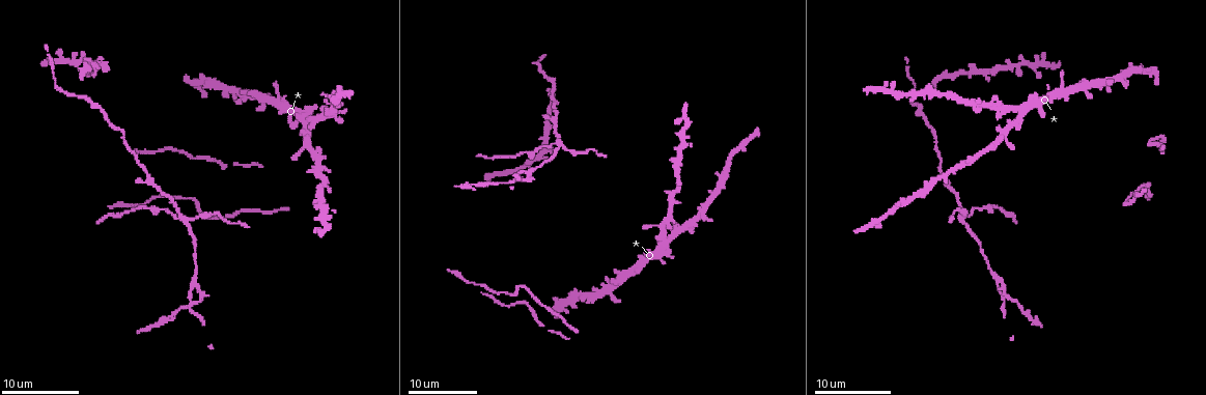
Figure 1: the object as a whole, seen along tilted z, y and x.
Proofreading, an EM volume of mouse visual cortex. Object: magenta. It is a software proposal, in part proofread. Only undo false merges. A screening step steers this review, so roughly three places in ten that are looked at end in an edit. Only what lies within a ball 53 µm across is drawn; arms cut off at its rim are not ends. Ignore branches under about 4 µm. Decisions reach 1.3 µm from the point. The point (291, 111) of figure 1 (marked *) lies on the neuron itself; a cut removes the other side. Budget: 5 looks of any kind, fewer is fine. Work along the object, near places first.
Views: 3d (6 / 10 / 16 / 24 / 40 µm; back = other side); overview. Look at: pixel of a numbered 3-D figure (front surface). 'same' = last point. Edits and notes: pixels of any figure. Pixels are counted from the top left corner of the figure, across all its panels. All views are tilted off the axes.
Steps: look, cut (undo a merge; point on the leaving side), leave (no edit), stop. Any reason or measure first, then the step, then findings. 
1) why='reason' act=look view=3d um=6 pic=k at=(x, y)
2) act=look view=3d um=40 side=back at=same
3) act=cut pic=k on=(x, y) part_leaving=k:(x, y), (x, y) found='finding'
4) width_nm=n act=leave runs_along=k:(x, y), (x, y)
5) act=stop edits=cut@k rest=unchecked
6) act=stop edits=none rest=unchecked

why='four arms meet' act=look view=3d um=24 pic=1 at=(560, 144)

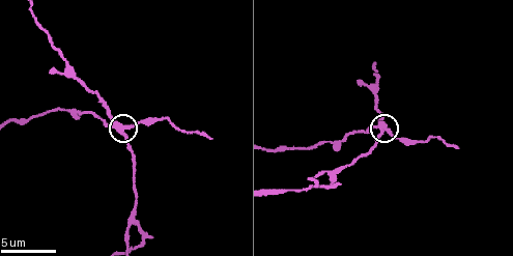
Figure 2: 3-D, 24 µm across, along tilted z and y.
why='zoom in' act=look view=3d um=10 pic=2 at=(380, 127)

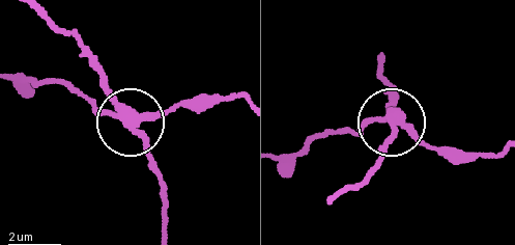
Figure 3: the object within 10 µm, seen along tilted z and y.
side_arm_um=24 act=cut pic=3 on=(95, 114) part_leaving=3:(125, 118), (98, 110), (58, 83), (19, 77) found='a second neuron is stuck on'

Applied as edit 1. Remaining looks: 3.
act=look view=overview

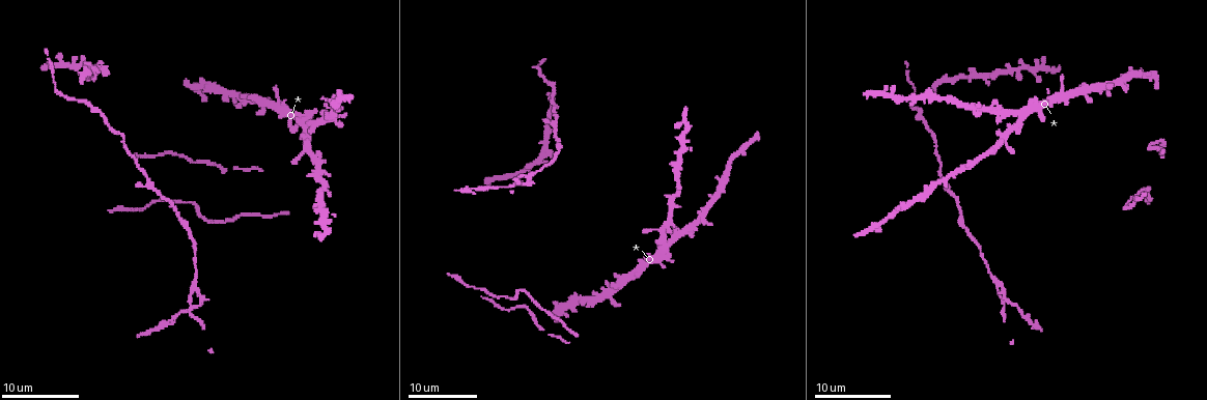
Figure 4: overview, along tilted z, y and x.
why='arms part here' act=look view=3d um=16 pic=4 at=(998, 284)

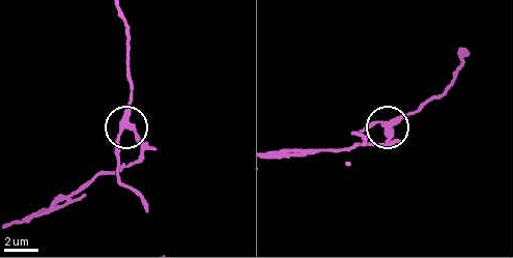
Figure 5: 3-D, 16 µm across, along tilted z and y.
act=look view=3d um=6 pic=5 at=(388, 132)

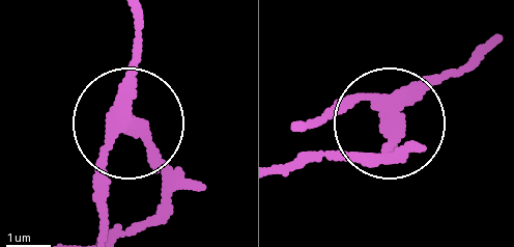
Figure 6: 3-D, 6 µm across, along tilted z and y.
side_arm_um=6 act=cut pic=6 on=(163, 161) part_leaving=6:(387, 115), (378, 152), (334, 152), (286, 170) found='two neurons meet here'

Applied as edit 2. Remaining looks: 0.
act=stop edits=cut@3,cut@6 rest=unchecked

